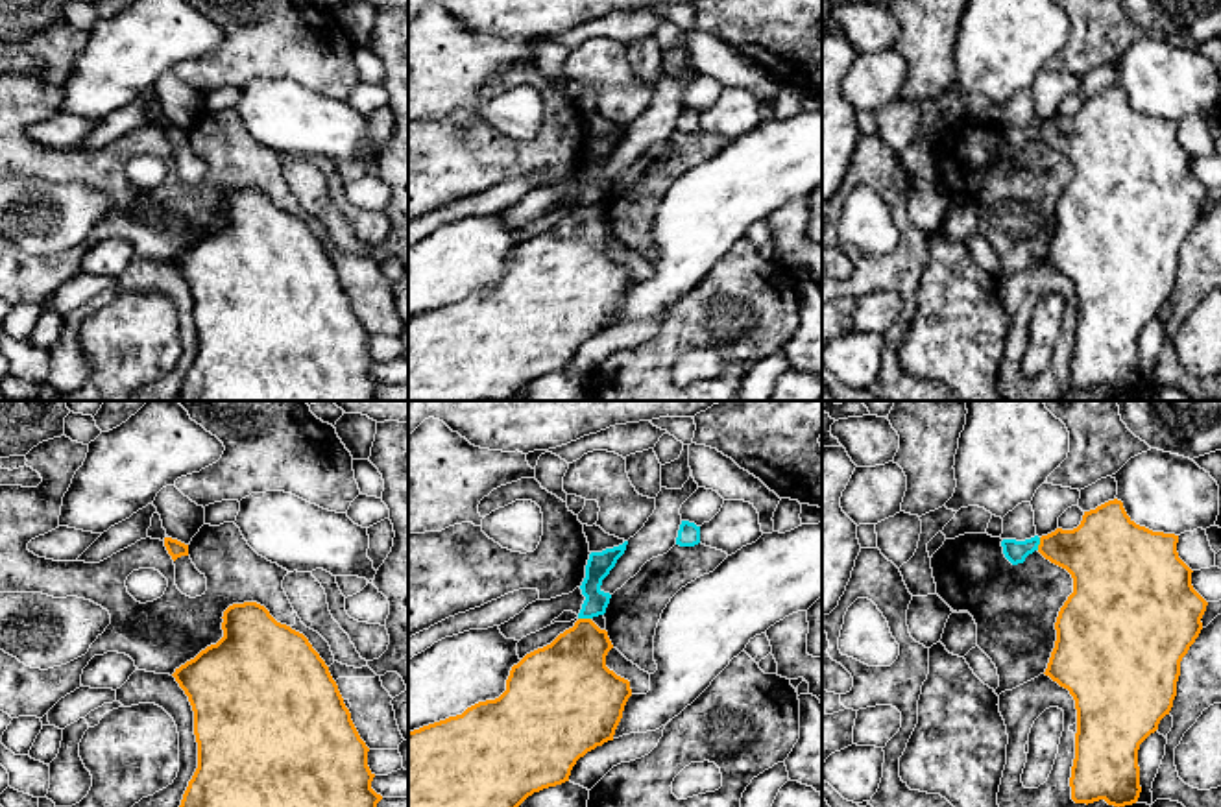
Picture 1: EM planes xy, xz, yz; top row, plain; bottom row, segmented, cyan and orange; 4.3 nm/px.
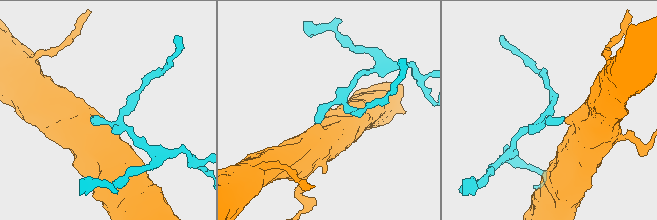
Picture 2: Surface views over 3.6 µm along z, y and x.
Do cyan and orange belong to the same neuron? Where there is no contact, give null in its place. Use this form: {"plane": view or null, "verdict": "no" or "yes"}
{"plane": "xz", "verdict": "no"}

